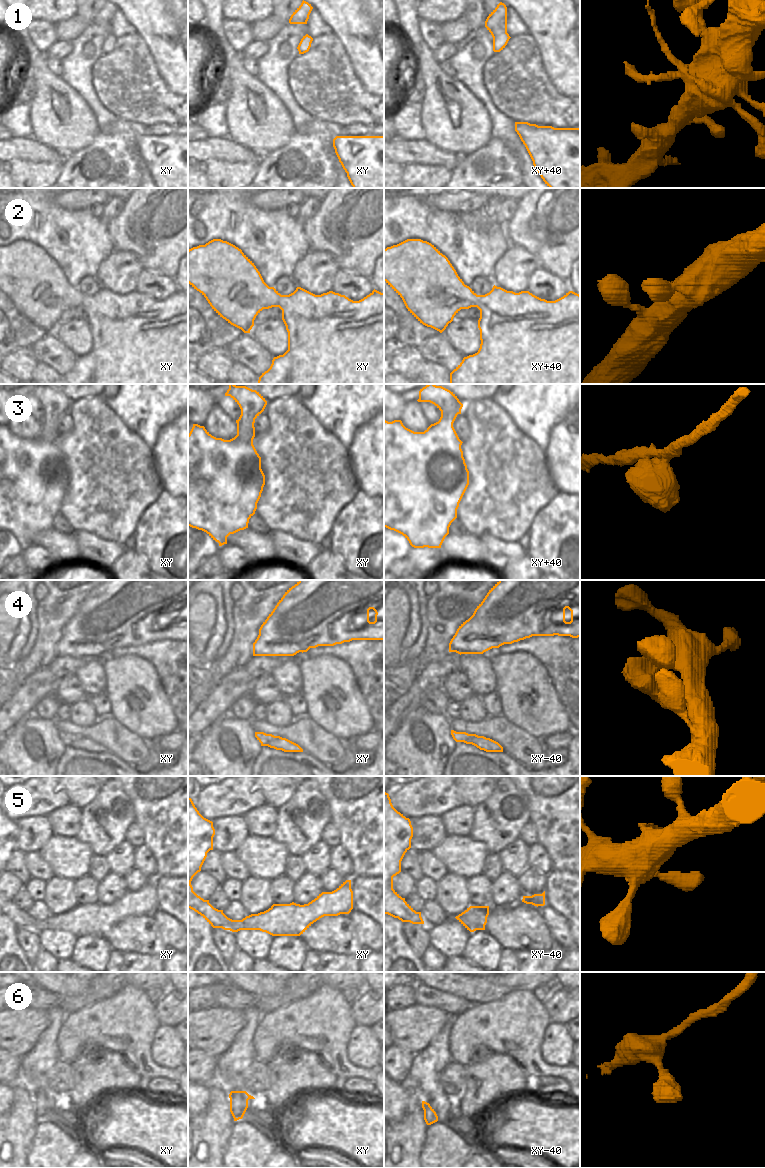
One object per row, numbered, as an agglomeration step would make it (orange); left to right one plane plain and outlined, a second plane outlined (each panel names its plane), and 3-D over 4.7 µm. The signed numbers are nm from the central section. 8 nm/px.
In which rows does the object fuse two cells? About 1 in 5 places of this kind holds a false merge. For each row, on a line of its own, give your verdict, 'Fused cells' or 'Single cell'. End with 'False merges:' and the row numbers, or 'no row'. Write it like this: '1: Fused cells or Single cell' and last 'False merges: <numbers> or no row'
1: Single cell
2: Single cell
3: Single cell
4: Single cell
5: Single cell
6: Single cell
False merges: no row.

